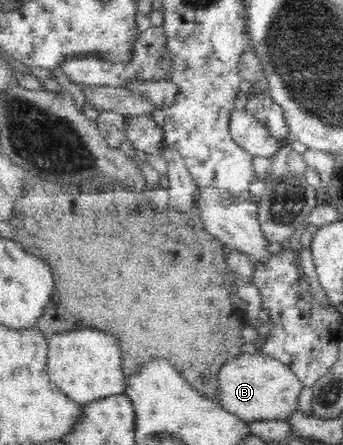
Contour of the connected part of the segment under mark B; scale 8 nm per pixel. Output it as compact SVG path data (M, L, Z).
M256 352L234 358L218 372L220 397L217 399L224 409L232 411L248 421L288 420L298 410L298 400L304 390L302 379L287 363L270 355Z

